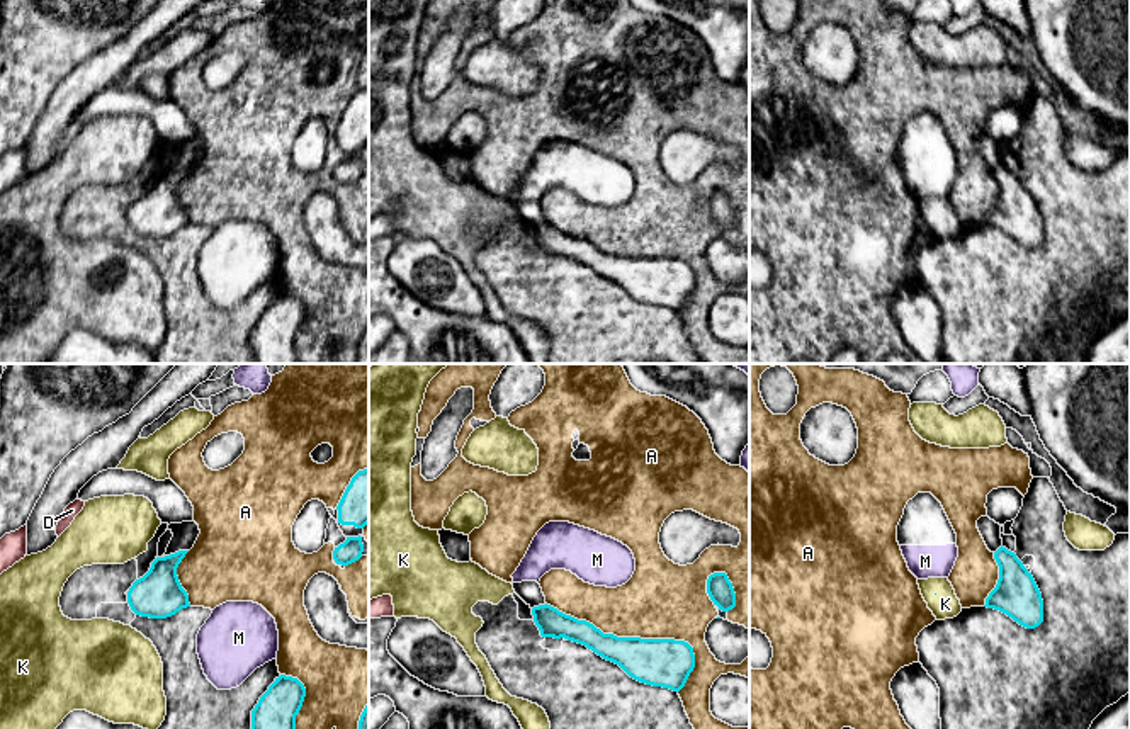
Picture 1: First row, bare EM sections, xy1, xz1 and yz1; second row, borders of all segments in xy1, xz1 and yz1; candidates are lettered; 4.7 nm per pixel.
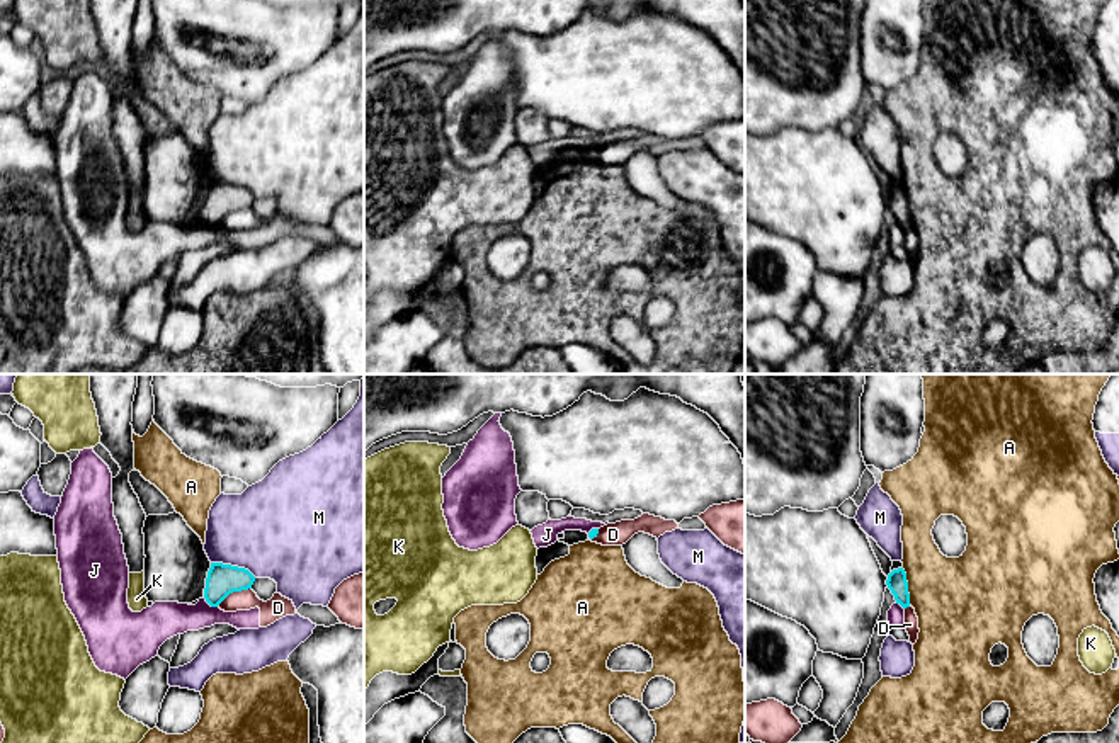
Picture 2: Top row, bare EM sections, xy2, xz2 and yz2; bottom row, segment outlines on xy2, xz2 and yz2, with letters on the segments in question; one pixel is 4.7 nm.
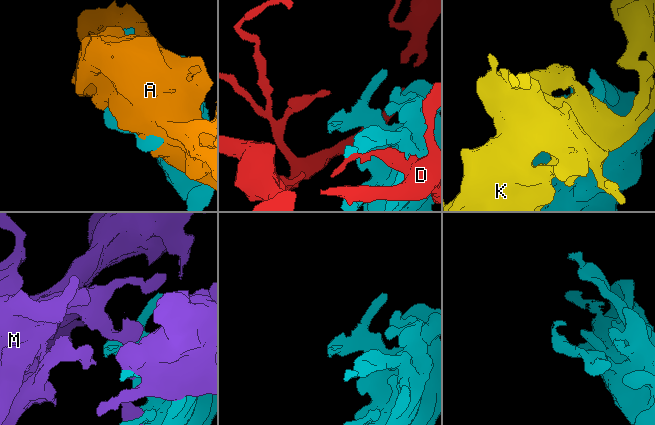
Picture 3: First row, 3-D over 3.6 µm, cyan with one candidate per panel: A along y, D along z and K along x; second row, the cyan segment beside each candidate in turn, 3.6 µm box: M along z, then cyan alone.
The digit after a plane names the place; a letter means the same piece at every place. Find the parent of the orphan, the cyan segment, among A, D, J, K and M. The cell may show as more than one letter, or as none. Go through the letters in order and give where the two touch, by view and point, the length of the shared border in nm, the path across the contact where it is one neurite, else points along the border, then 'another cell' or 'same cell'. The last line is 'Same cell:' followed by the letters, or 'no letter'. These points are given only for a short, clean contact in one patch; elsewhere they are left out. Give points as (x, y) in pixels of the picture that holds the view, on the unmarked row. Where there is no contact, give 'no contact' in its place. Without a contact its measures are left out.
A: xz1 (629, 257) | 750 nm | another cell
D: xy2 (233, 209) | 190 nm | another cell
J: xy2 (210, 223) | 90 nm | along xy2 (203, 216), (216, 226) | another cell
K: no contact | same cell
M: xy2 (233, 186) | 220 nm | another cell
Same cell: K

